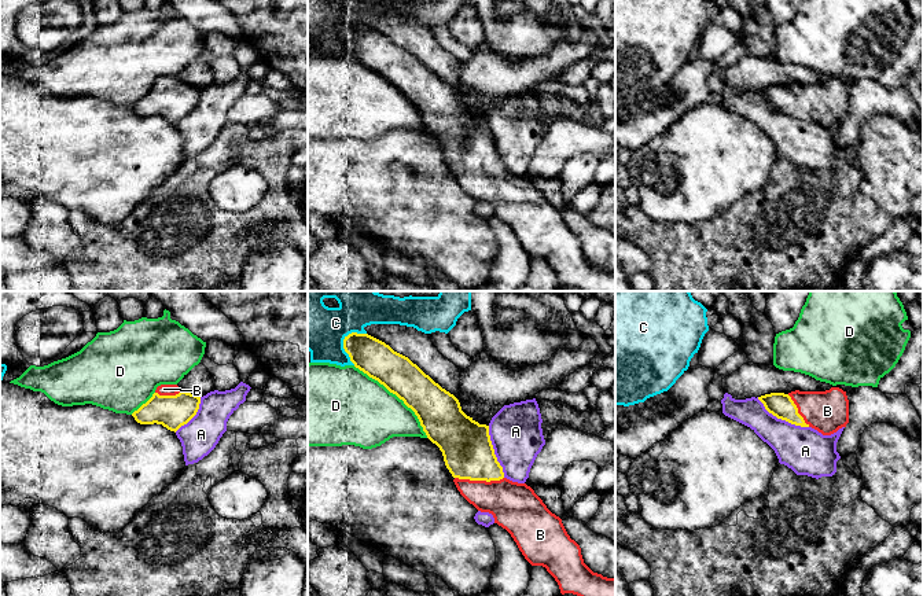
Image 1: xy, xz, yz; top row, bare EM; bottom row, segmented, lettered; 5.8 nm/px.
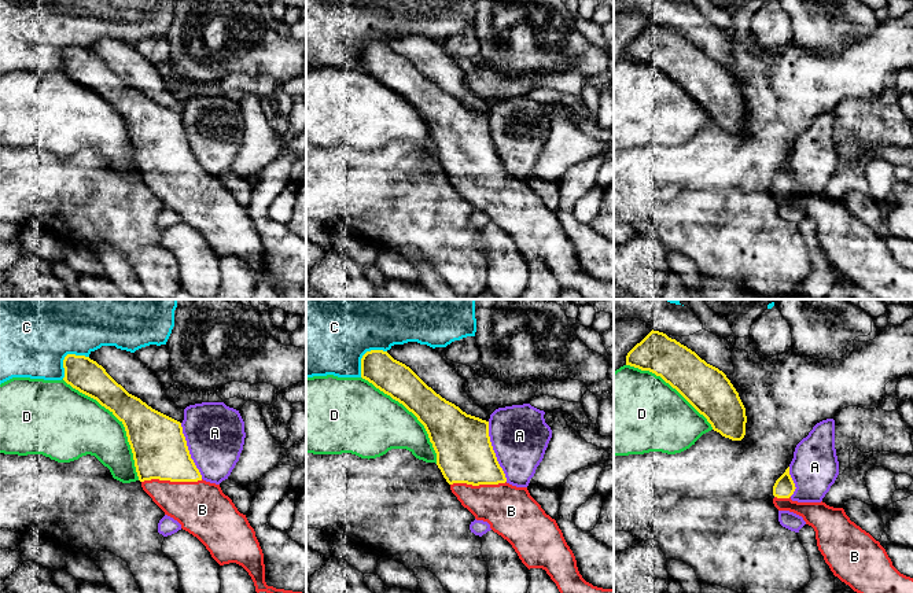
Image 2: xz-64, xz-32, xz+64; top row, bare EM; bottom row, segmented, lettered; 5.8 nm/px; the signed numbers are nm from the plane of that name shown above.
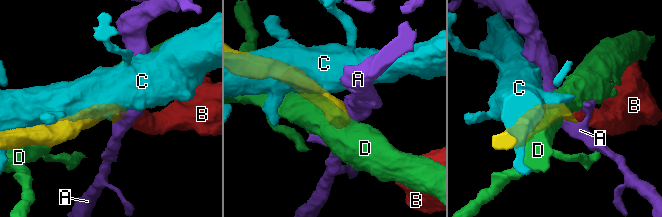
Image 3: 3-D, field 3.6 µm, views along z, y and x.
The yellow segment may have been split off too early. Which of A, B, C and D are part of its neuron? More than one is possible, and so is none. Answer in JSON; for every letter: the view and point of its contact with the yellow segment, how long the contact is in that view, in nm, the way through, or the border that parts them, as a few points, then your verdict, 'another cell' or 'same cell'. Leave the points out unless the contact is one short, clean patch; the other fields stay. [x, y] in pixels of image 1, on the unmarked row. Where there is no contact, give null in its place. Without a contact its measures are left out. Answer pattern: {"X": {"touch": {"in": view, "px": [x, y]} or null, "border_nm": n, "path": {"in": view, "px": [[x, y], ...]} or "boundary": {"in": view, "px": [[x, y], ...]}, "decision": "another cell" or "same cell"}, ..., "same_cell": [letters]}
{"A": {"touch": {"in": "yz", "px": [782, 111]}, "border_nm": 360, "boundary": {"in": "yz", "px": [[757, 89], [778, 110], [808, 120]]}, "decision": "another cell"}, "B": {"touch": {"in": "xz", "px": [480, 172]}, "border_nm": 280, "path": {"in": "xz", "px": [[466, 138], [480, 172], [493, 186], [513, 198]]}, "decision": "same cell"}, "C": {"touch": {"in": "xz", "px": [344, 33]}, "border_nm": 200, "decision": "another cell"}, "D": {"touch": {"in": "xz", "px": [396, 87]}, "border_nm": 600, "decision": "another cell"}, "same_cell": ["B"]}

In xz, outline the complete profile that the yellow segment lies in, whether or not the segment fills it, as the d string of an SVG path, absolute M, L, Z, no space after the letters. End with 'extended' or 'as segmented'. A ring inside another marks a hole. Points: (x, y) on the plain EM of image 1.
M352 25L343 32L343 41L356 60L378 73L396 87L418 108L427 130L442 144L444 154L460 187L481 205L489 205L494 216L505 221L532 258L543 258L555 271L560 286L581 291L615 291L615 271L593 265L581 247L580 238L570 231L562 211L552 206L526 176L507 172L497 154L489 128L489 118L467 108L459 92L435 76L408 49L394 44L385 34Z | extended

